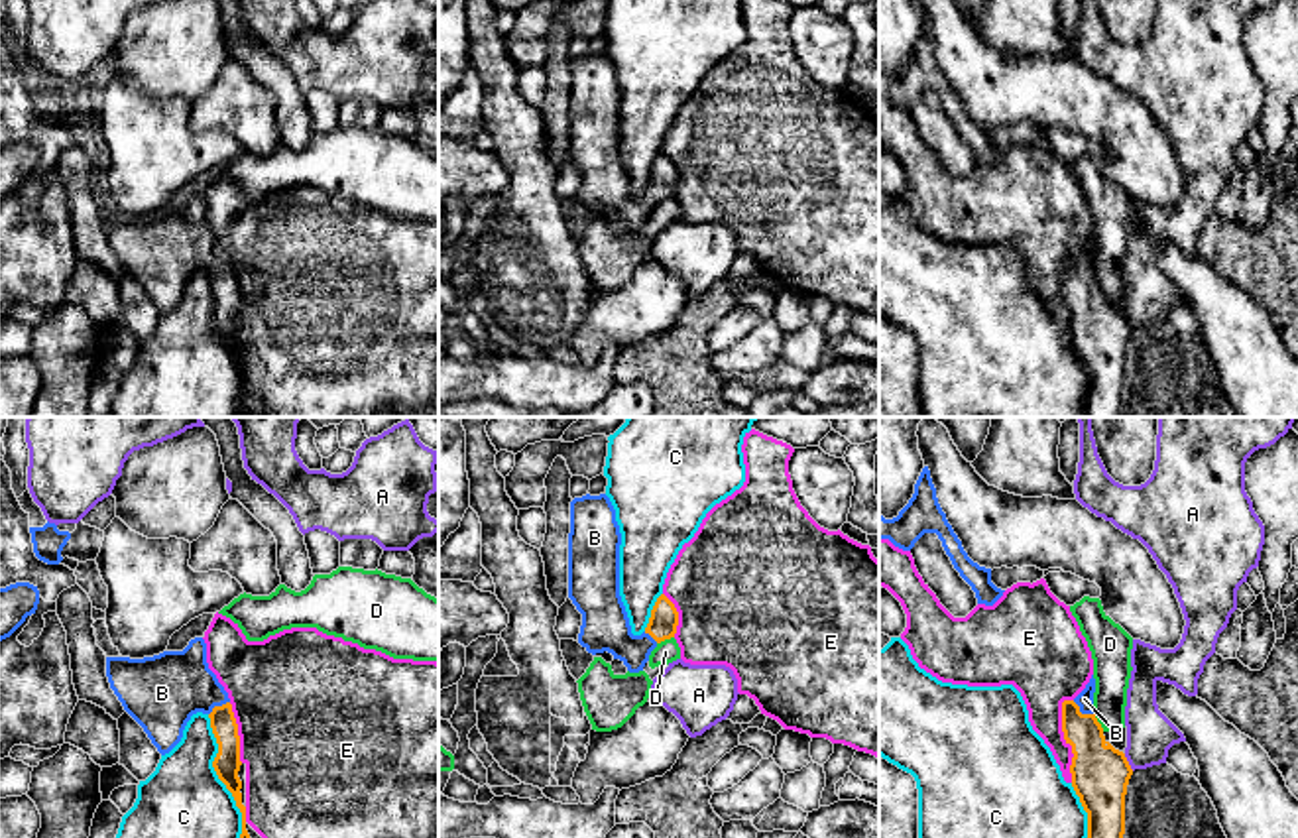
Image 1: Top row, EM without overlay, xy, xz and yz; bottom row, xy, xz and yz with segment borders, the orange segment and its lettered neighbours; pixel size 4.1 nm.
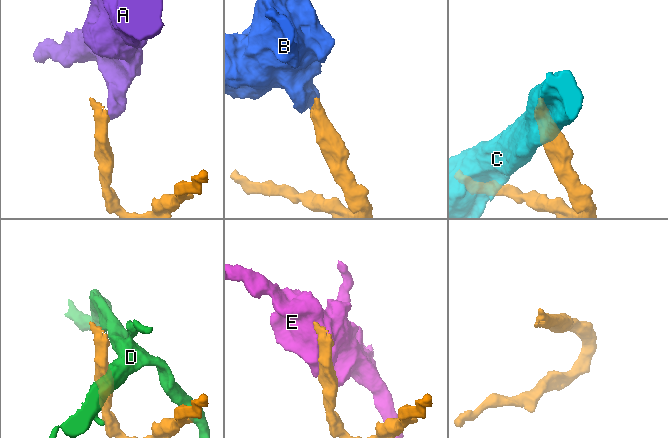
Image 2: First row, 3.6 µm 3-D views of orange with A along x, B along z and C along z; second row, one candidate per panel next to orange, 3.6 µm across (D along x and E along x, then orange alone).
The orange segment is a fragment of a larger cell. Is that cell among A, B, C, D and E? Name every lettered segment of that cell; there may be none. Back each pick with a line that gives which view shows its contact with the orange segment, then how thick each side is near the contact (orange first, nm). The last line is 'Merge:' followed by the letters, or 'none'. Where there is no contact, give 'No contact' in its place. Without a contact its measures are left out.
B: Touches orange in yz. Thickness 220 nm (orange) against 70 nm
Merge: B

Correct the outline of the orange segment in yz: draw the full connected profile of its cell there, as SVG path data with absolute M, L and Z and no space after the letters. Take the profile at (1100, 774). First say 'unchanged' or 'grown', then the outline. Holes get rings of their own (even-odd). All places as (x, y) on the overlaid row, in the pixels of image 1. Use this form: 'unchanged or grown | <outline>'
grown | M1092 675L1086 688L1062 702L1062 732L1072 746L1072 787L1088 812L1088 838L1123 838L1125 834L1125 795L1133 769L1123 751L1115 749L1103 736L1103 728L1093 714L1095 679Z

